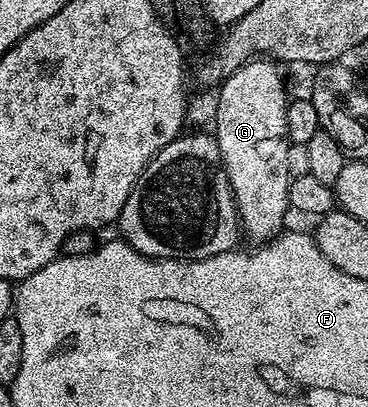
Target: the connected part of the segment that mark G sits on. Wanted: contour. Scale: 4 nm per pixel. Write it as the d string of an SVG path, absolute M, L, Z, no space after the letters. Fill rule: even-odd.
M268 59L247 61L241 69L234 71L234 75L227 77L218 89L220 102L216 105L214 136L218 143L220 162L224 165L224 174L232 188L232 198L236 201L236 213L240 217L243 236L249 237L252 243L267 243L277 236L285 228L284 212L290 209L290 178L286 167L286 151L290 144L286 131L286 106L290 97L284 94L284 81L275 67Z

